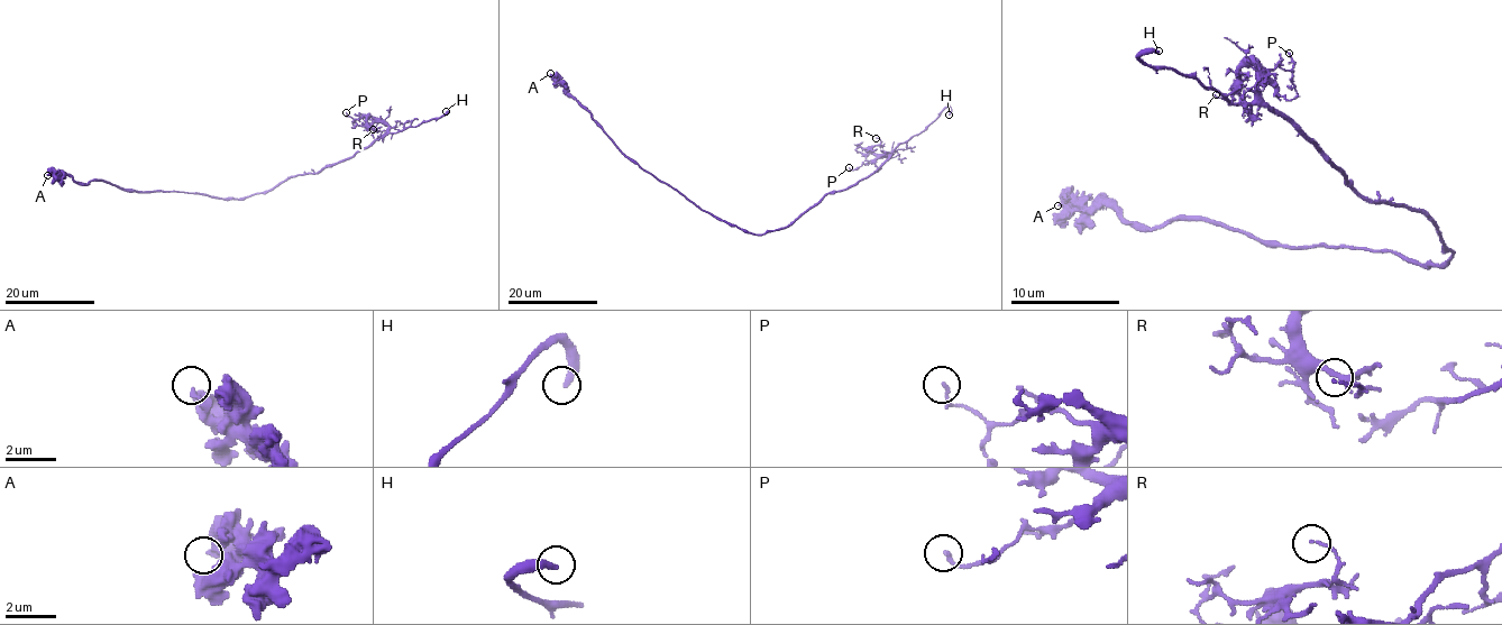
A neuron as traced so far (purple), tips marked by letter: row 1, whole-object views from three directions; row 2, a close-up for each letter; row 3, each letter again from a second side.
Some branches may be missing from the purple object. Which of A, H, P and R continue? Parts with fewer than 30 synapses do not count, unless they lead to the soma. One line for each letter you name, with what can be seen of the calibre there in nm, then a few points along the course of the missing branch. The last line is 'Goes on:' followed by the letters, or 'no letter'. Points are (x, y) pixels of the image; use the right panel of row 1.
H: calibre 320 nm; course (1159, 51), (1144, 39), (1147, 34)
Goes on: H

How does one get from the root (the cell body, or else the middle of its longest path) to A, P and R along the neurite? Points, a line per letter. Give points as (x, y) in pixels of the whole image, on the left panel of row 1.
A: (249, 195), (219, 199), (204, 193), (127, 191), (109, 182), (78, 184), (67, 175), (47, 175)
P: (249, 195), (349, 159), (386, 131), (385, 125), (366, 117), (354, 119), (346, 112)
R: (249, 195), (354, 157), (387, 127), (368, 117), (367, 123), (377, 131), (373, 129)

